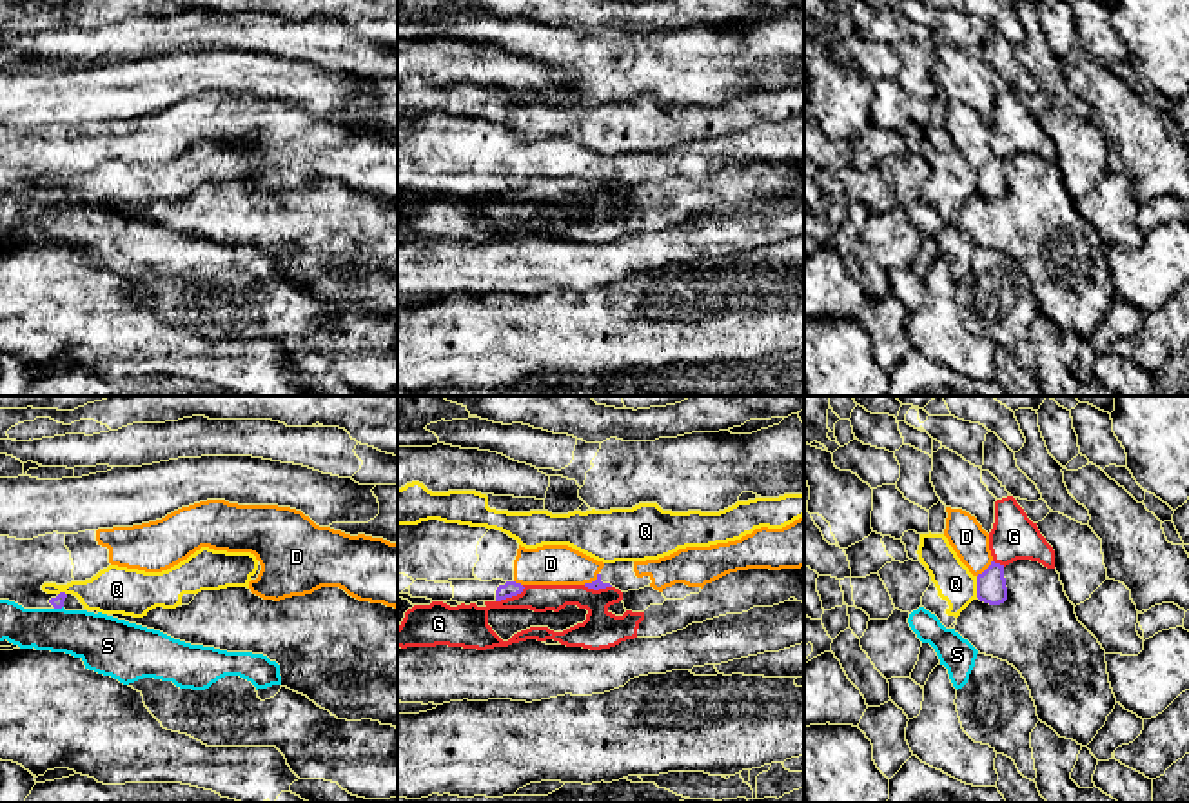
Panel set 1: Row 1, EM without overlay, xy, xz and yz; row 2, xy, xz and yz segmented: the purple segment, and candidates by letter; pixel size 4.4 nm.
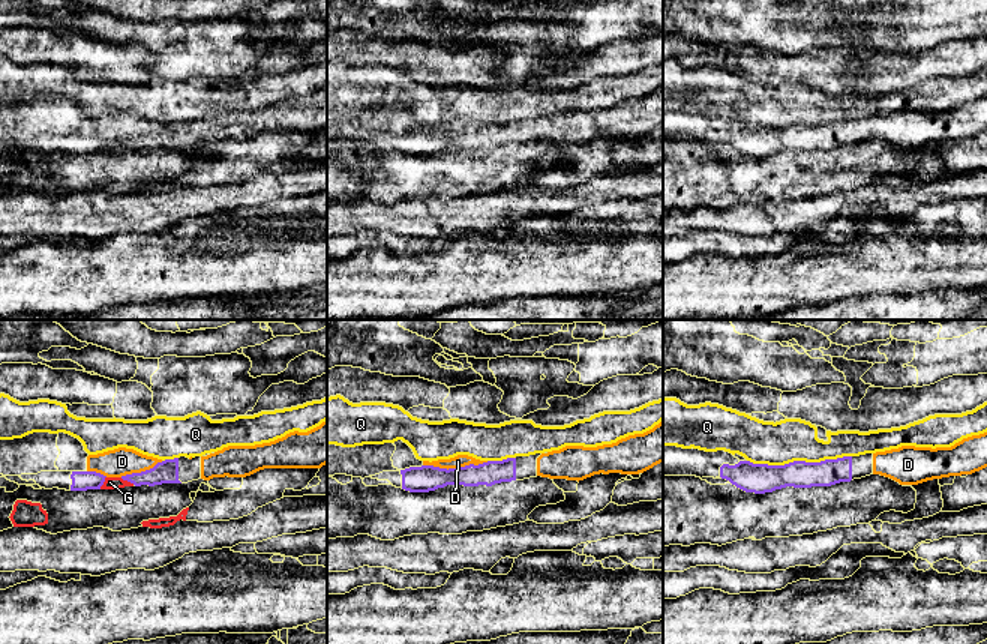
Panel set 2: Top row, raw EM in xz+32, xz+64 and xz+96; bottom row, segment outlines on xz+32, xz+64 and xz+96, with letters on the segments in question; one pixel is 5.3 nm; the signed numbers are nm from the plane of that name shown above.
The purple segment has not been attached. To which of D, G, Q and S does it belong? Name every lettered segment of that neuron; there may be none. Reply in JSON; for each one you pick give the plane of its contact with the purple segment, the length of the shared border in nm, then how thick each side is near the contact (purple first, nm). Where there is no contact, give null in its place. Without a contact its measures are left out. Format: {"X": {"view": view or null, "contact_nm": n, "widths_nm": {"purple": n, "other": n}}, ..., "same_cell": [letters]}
{"D": {"view": "yz", "contact_nm": 100, "widths_nm": {"purple": 130, "other": 160}}, "same_cell": ["D"]}

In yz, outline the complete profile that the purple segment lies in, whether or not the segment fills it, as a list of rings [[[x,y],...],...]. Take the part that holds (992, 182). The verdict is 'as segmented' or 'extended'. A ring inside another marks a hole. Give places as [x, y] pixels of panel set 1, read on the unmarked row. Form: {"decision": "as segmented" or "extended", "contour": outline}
{"decision": "extended", "contour": [[[946,100],[946,105],[944,129],[977,171],[977,191],[989,198],[1004,196],[1007,193],[1004,158],[993,154],[989,127],[969,105],[951,100]]]}

